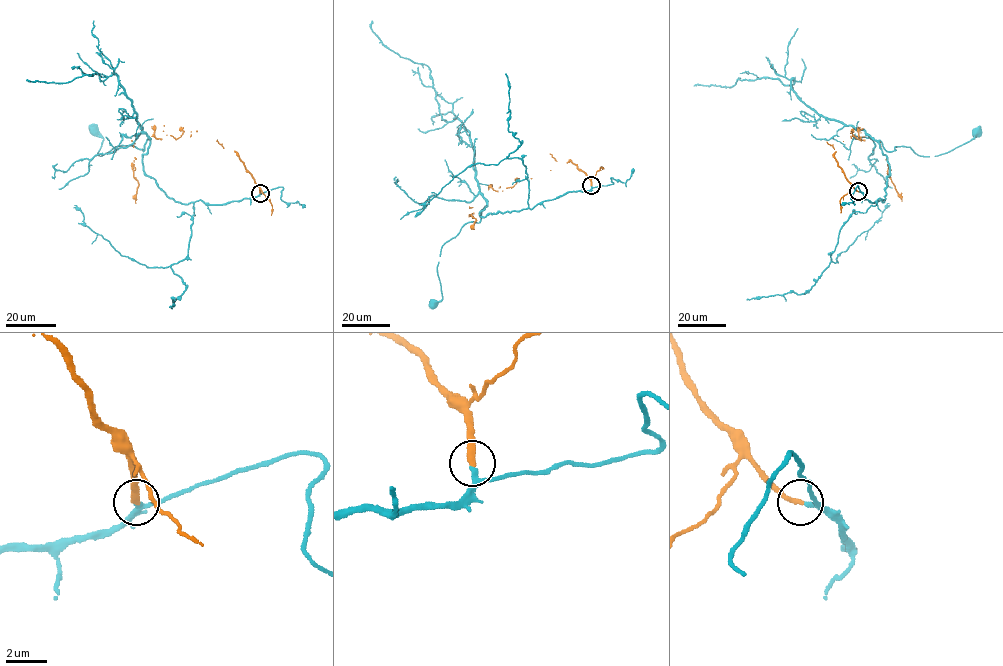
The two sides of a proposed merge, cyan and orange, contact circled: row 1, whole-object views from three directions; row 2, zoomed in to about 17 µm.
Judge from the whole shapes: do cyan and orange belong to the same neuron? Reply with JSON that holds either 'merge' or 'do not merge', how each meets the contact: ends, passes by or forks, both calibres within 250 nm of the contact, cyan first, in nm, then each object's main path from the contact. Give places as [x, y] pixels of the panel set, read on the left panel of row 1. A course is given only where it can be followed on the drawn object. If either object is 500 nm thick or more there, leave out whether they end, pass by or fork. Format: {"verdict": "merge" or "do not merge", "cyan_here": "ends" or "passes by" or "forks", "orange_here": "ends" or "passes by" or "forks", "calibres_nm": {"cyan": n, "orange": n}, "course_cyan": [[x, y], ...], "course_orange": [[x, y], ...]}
{"verdict": "merge", "cyan_here": "passes by", "orange_here": "ends", "calibres_nm": {"cyan": 180, "orange": 280}, "course_cyan": [[260, 193], [175, 201], [144, 171], [149, 139], [99, 156], [93, 129]], "course_orange": [[260, 193], [236, 153], [217, 139], [183, 131], [176, 139], [156, 139], [134, 160], [136, 203]]}

